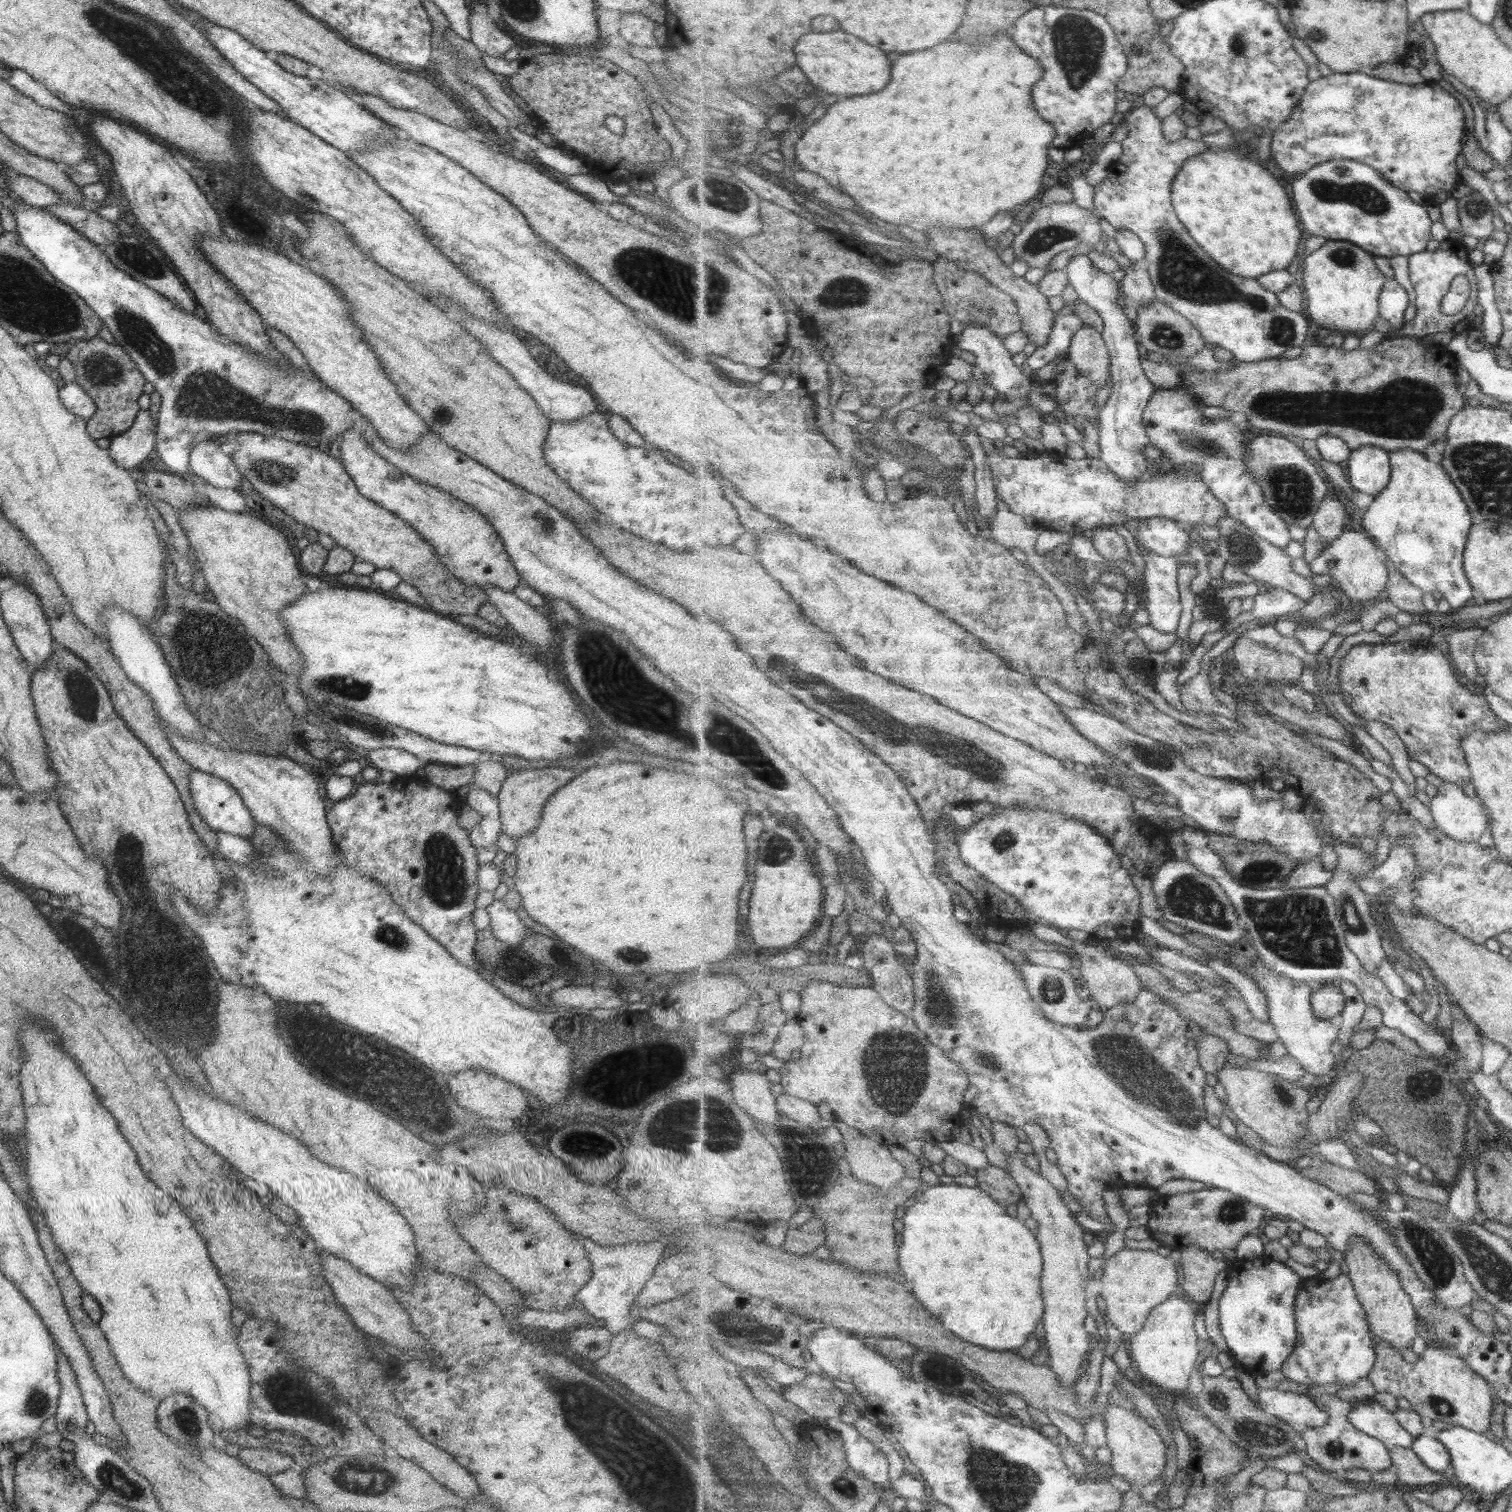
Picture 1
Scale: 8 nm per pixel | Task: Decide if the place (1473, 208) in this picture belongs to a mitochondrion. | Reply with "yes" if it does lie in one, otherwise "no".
yes

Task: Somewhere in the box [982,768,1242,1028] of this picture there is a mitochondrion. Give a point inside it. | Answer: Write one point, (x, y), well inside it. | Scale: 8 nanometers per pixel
(1187, 896)

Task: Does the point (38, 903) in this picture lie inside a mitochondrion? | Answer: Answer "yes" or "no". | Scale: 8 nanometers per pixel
no

